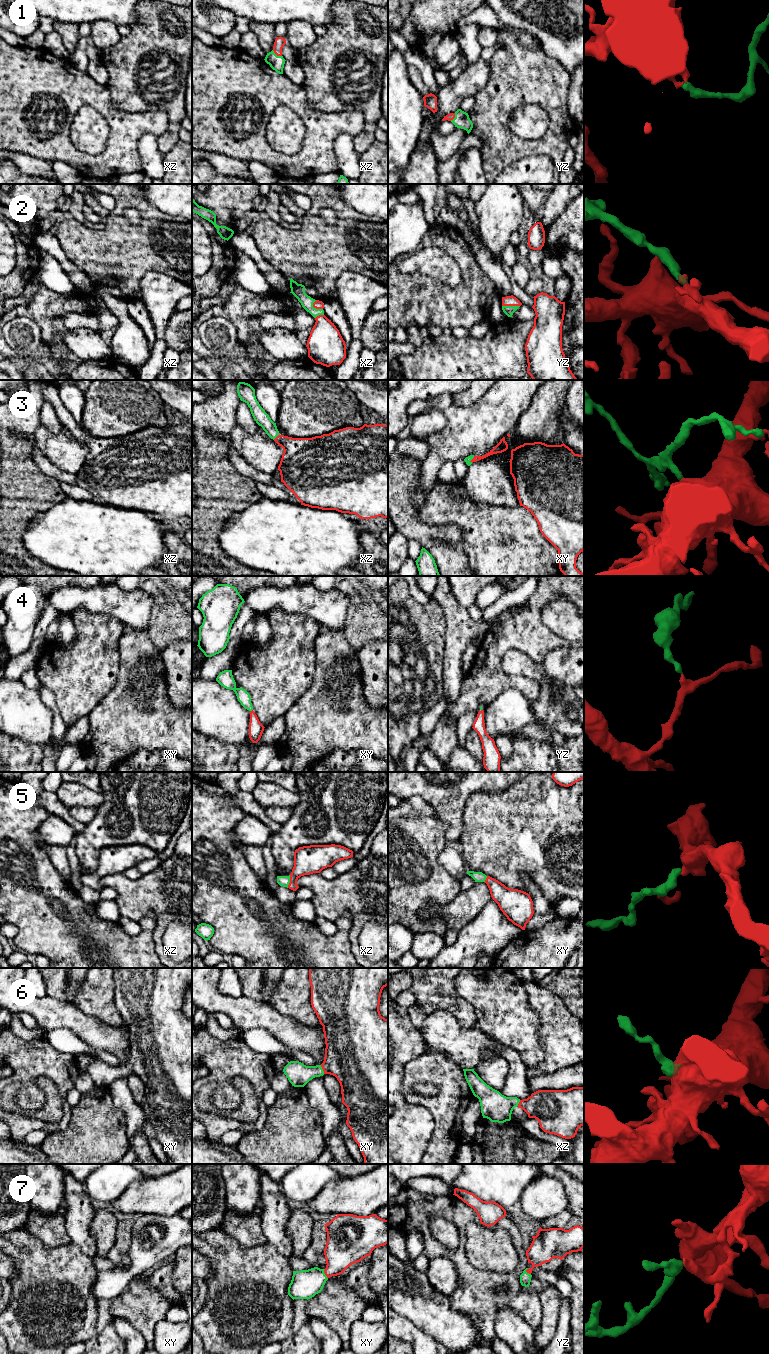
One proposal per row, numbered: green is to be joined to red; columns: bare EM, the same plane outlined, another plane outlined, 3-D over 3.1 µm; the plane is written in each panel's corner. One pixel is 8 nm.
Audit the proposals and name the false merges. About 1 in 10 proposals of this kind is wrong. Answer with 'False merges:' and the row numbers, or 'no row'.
False merges: no row

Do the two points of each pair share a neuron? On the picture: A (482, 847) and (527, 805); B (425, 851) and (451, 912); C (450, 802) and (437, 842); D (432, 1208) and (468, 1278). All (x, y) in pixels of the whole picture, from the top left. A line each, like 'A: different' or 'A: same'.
A: same
B: different
C: different
D: same

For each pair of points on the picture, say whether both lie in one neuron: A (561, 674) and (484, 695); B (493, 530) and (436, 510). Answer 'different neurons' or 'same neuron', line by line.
A: different neurons
B: same neuron

